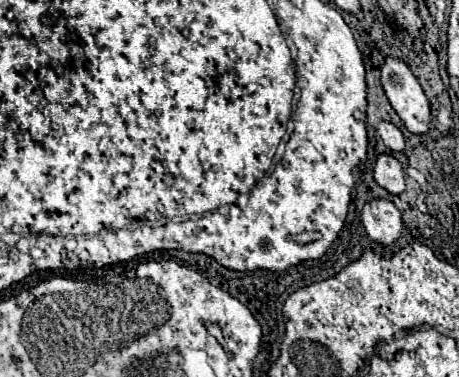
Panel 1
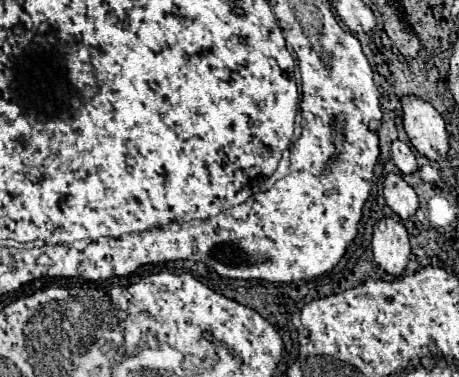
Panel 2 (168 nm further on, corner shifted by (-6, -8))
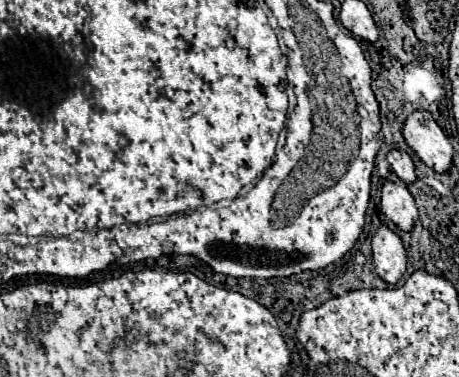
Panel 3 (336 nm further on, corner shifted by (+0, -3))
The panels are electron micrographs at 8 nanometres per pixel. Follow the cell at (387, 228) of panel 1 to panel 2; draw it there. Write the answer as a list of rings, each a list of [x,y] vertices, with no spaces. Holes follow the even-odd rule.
[[[384,218],[374,226],[372,236],[374,260],[382,270],[392,276],[402,276],[410,260],[410,240],[402,222],[394,218]]]

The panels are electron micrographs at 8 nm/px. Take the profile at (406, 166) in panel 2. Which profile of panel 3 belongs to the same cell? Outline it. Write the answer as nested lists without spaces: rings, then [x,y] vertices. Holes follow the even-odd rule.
[[[392,149],[386,159],[388,159],[388,163],[392,165],[394,173],[396,173],[404,183],[414,183],[414,181],[416,181],[414,163],[412,163],[412,159],[410,159],[410,155],[408,155],[406,151]]]

